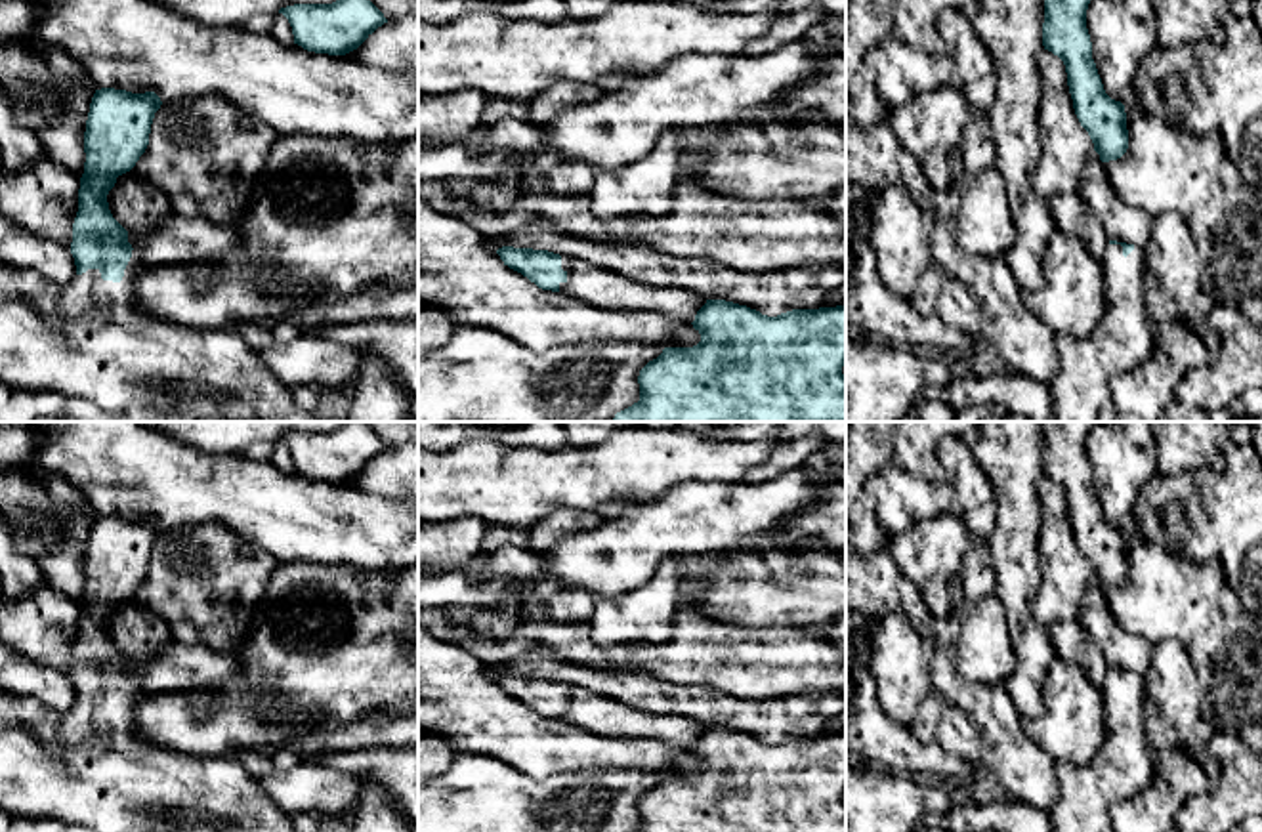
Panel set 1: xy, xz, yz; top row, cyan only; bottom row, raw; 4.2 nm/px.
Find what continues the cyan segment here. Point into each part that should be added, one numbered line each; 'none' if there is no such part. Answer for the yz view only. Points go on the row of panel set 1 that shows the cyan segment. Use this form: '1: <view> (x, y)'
1: yz (1123, 338)

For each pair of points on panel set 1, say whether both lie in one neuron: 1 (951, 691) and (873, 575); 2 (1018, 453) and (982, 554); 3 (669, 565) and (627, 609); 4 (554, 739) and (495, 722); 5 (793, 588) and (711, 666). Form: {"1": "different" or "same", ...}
{"1": "same", "2": "different", "3": "same", "4": "same", "5": "different"}

